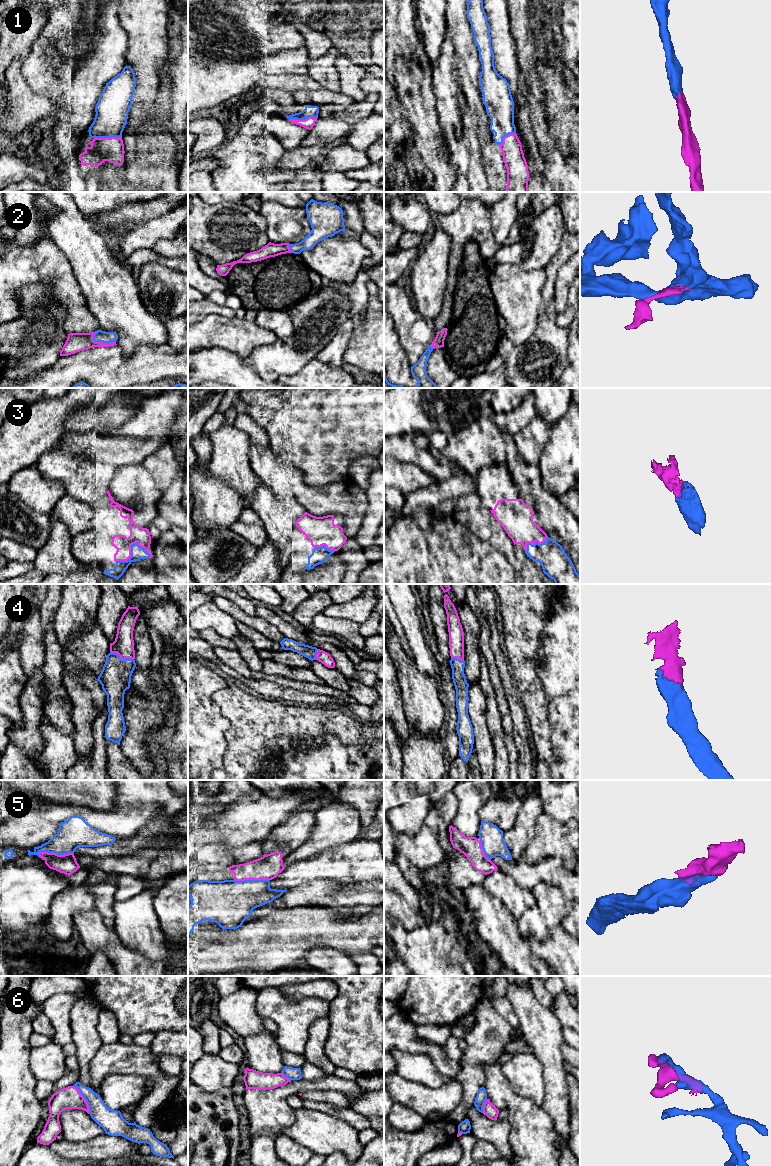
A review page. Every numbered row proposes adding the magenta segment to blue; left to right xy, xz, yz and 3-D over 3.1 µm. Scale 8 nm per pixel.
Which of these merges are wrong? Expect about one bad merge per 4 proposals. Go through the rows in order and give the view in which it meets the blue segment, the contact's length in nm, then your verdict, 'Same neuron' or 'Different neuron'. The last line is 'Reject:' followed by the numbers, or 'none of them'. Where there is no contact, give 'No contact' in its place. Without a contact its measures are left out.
1: Touches blue in xz. Shared border 240 nm. Same neuron
2: Touches blue in xy. Shared border 200 nm. Same neuron
3: Touches blue in xy. Shared border 300 nm. Same neuron
4: Touches blue in xy. Shared border 200 nm. Same neuron
5: Touches blue in xy. Shared border 300 nm. Same neuron
6: Touches blue in xy. Shared border 260 nm. Different neuron
Reject: 6

